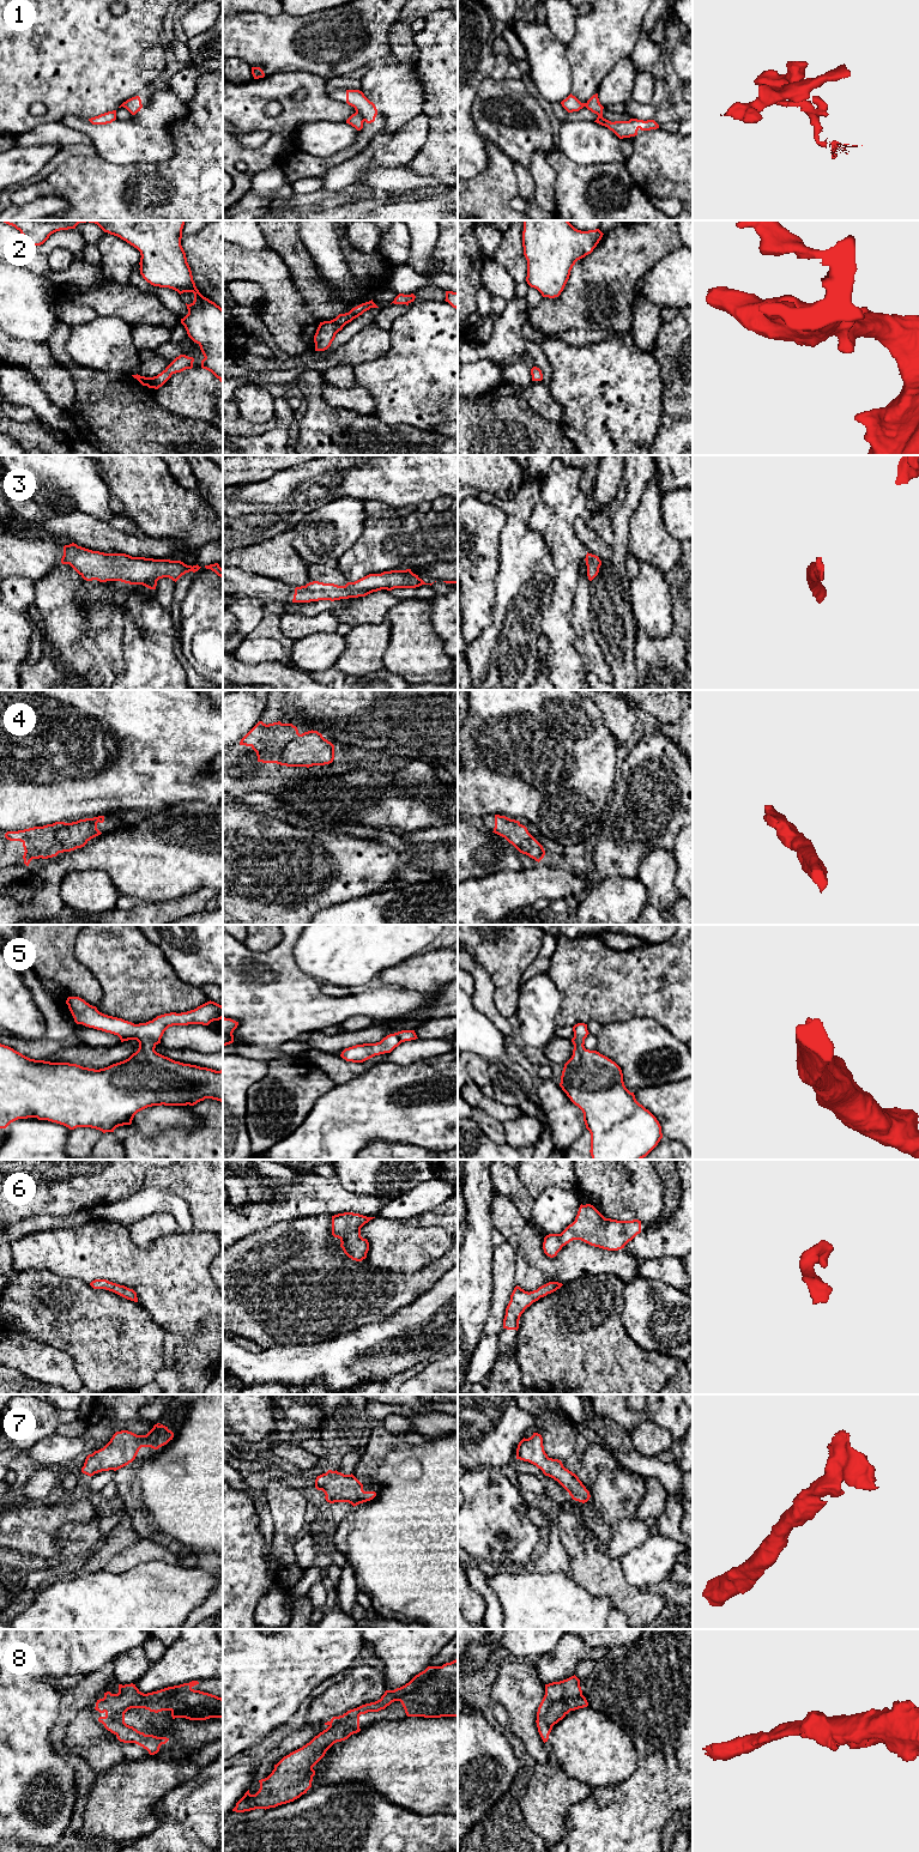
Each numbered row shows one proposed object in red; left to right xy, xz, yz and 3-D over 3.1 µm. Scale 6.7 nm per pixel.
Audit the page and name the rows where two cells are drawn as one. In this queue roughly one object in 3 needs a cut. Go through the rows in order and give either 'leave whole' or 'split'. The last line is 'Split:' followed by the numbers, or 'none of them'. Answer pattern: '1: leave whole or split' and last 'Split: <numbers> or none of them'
1: split
2: leave whole
3: leave whole
4: leave whole
5: leave whole
6: leave whole
7: leave whole
8: leave whole
Split: 1

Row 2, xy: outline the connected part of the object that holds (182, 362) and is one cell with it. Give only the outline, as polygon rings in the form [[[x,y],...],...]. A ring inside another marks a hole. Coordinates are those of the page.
[[[180,355],[157,376],[145,377],[138,374],[132,376],[137,379],[143,386],[158,389],[171,377],[173,374],[181,373],[186,369],[192,369],[193,362],[194,362],[193,357]]]

